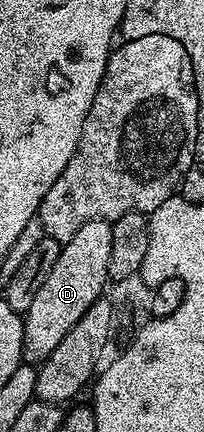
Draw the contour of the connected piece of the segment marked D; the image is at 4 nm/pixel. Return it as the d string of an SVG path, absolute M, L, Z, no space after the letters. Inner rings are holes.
M92 220L87 226L75 230L75 238L61 245L59 258L39 294L35 294L31 306L23 313L25 329L23 330L23 350L21 358L24 363L39 366L63 342L63 337L71 331L71 326L91 310L96 300L102 299L101 292L109 280L109 259L111 258L112 223L107 220Z

